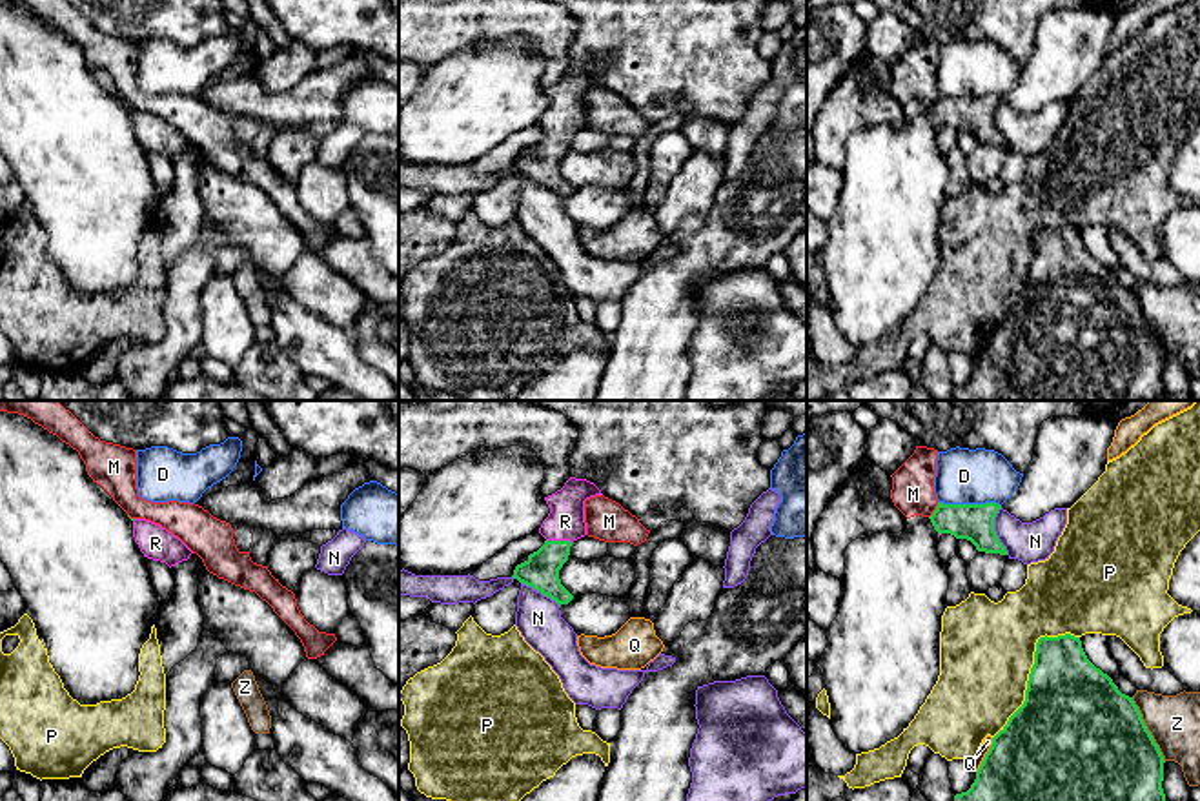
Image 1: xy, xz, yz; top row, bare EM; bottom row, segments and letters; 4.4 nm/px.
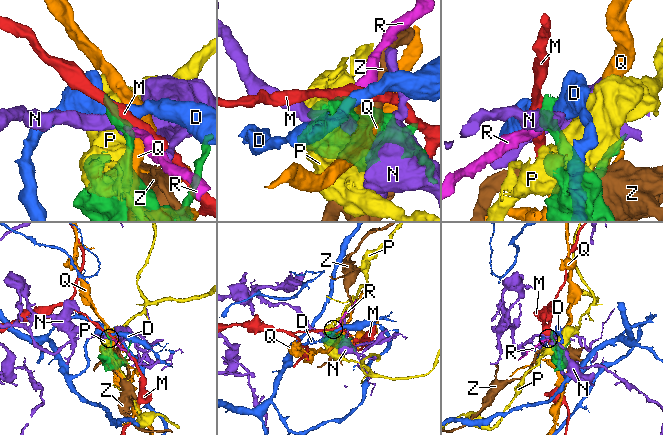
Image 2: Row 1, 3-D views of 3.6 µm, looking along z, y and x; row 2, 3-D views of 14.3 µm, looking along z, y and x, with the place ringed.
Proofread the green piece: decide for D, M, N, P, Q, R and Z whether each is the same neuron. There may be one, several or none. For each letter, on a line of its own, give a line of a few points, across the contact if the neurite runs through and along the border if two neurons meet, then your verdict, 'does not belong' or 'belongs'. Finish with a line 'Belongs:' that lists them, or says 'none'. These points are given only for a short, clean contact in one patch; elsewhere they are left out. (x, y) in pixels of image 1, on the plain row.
D: line yz (938, 93), (996, 95), (1000, 99); does not belong
M: line yz (938, 95), (929, 110); does not belong
N: does not belong
P: does not belong
Q: does not belong
R: line xz (541, 162), (559, 133), (559, 121), (565, 113); belongs
Z: does not belong
Belongs: R

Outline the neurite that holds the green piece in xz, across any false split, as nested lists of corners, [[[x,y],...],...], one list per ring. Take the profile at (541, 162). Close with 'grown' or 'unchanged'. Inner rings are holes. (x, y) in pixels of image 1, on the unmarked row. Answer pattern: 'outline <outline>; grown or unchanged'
outline [[[570,69],[561,82],[544,89],[550,106],[539,126],[546,133],[515,158],[512,169],[559,198],[568,197],[574,188],[561,177],[559,162],[568,153],[572,135],[586,127],[585,93],[595,87],[603,86],[594,75]]]; grown

